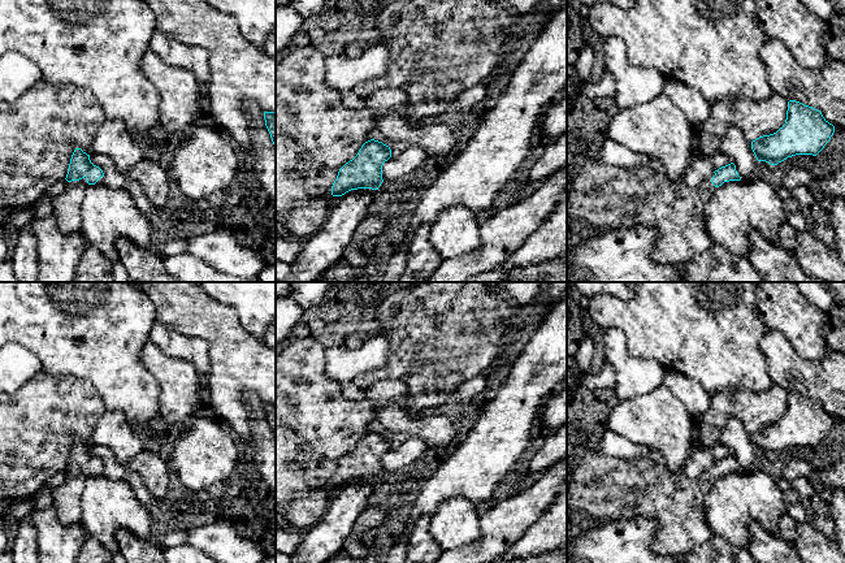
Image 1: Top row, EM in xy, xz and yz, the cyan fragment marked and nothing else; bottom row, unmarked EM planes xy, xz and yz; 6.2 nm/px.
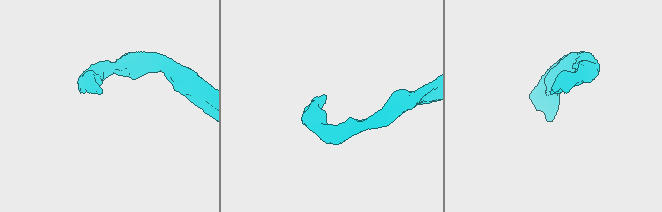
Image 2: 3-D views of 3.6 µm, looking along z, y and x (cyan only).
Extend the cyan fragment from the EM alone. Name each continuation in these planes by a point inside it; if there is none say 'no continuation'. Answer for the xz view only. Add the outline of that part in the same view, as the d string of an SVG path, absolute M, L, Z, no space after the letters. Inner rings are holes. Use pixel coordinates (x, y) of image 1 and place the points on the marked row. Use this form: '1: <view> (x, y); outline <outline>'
no continuation

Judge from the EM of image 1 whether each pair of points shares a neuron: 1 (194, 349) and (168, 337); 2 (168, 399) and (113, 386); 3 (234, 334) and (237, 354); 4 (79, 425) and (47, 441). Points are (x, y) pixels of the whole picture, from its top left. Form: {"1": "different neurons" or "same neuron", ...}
{"1": "same neuron", "2": "different neurons", "3": "same neuron", "4": "same neuron"}

